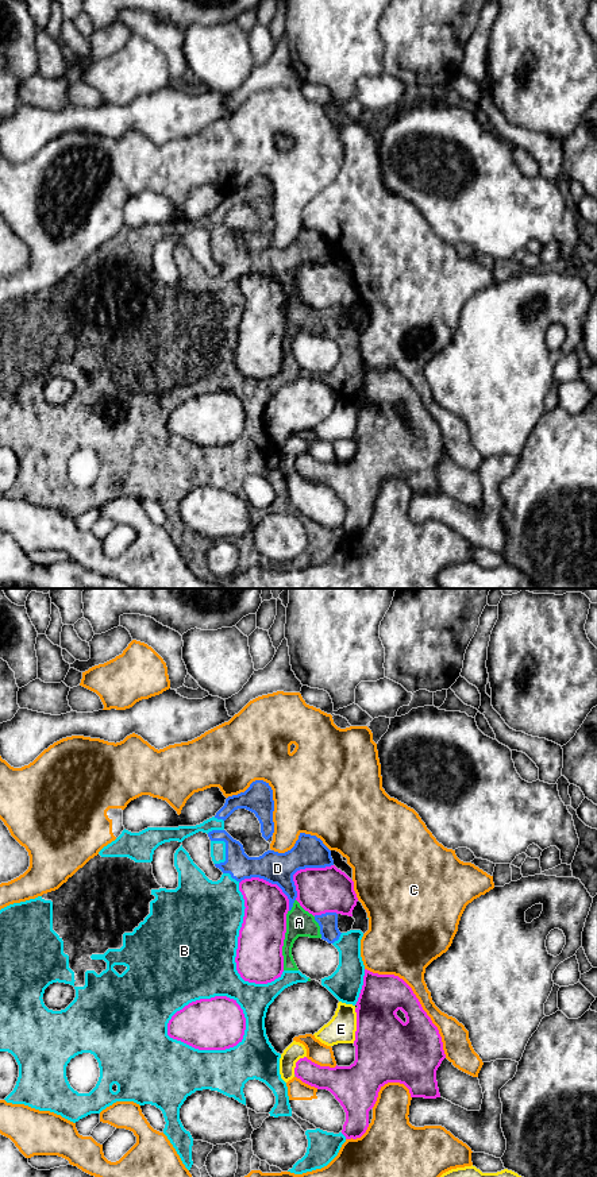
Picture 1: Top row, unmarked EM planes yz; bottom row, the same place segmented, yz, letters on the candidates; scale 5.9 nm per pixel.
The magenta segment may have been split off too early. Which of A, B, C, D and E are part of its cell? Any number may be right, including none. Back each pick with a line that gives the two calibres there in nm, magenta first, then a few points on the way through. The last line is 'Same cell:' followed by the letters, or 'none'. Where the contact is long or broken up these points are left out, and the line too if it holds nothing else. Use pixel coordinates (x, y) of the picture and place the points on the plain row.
Same cell: none

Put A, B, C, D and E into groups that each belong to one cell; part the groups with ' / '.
A B D / C / E

